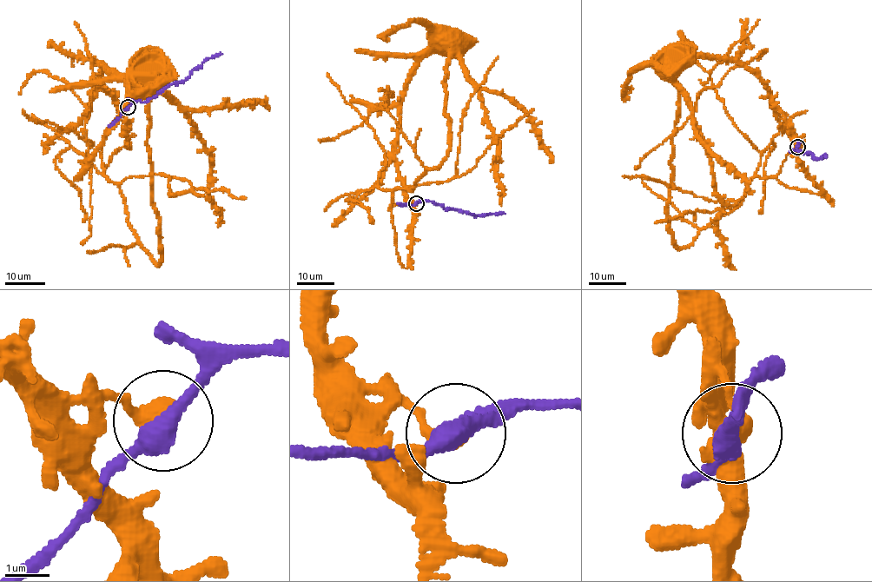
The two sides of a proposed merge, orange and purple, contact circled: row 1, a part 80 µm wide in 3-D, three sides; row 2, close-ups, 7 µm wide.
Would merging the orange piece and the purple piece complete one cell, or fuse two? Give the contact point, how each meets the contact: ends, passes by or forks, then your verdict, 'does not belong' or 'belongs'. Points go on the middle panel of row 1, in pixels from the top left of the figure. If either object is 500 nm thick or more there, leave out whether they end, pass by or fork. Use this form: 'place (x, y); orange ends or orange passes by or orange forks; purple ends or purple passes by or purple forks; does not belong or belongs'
place (416, 203); orange ends; purple passes by; belongs

